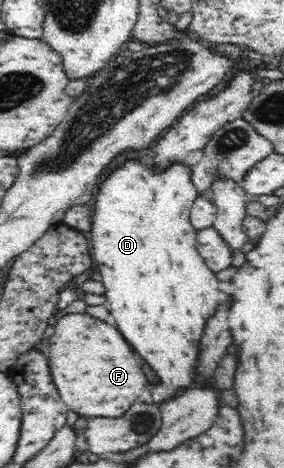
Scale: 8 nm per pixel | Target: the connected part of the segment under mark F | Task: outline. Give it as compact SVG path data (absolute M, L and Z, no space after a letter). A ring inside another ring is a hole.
M86 311L59 315L54 335L49 337L48 361L54 383L60 391L62 401L70 411L82 417L122 417L130 405L138 401L146 389L146 375L122 339L120 331L100 319L90 317Z

